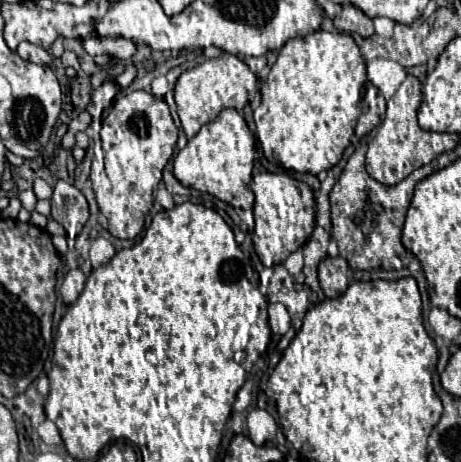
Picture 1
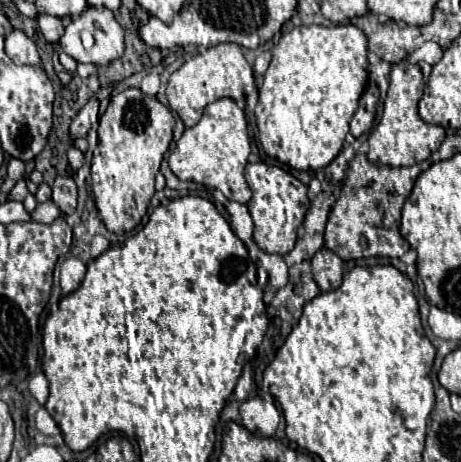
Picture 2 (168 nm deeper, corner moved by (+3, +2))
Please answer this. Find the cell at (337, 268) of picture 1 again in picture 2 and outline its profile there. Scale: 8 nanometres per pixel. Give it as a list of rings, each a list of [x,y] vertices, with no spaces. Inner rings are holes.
[[[322,248],[314,254],[312,272],[322,292],[334,292],[340,288],[344,278],[344,260],[334,252],[330,252],[328,248]]]

